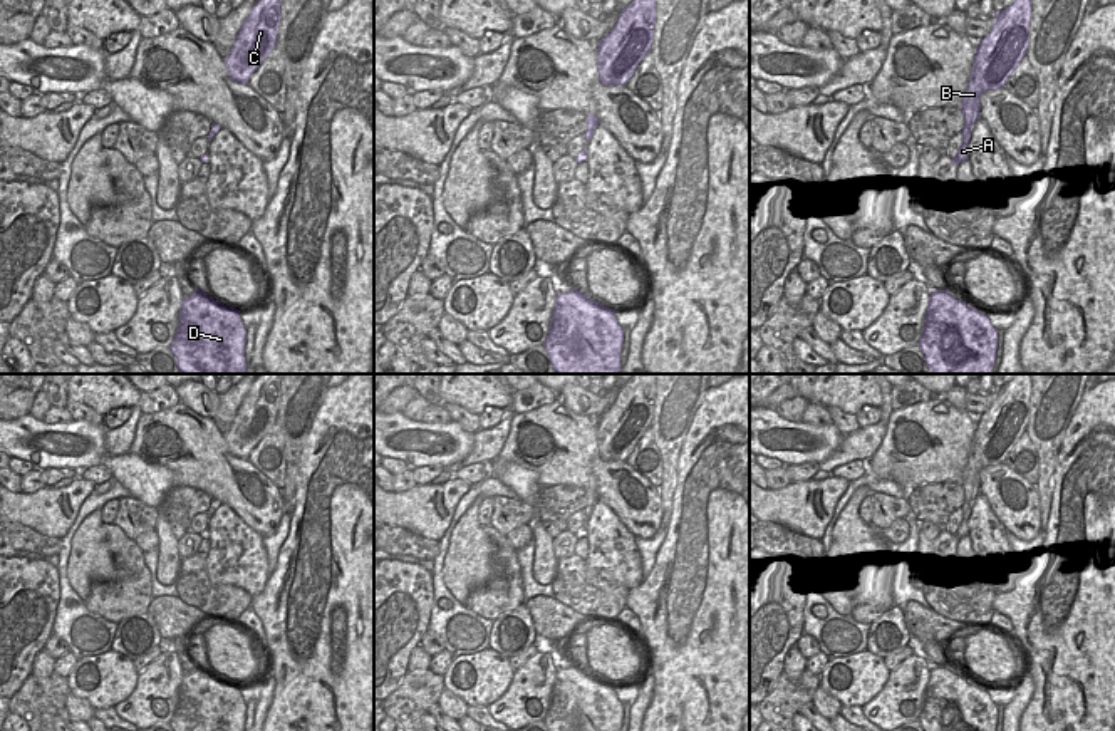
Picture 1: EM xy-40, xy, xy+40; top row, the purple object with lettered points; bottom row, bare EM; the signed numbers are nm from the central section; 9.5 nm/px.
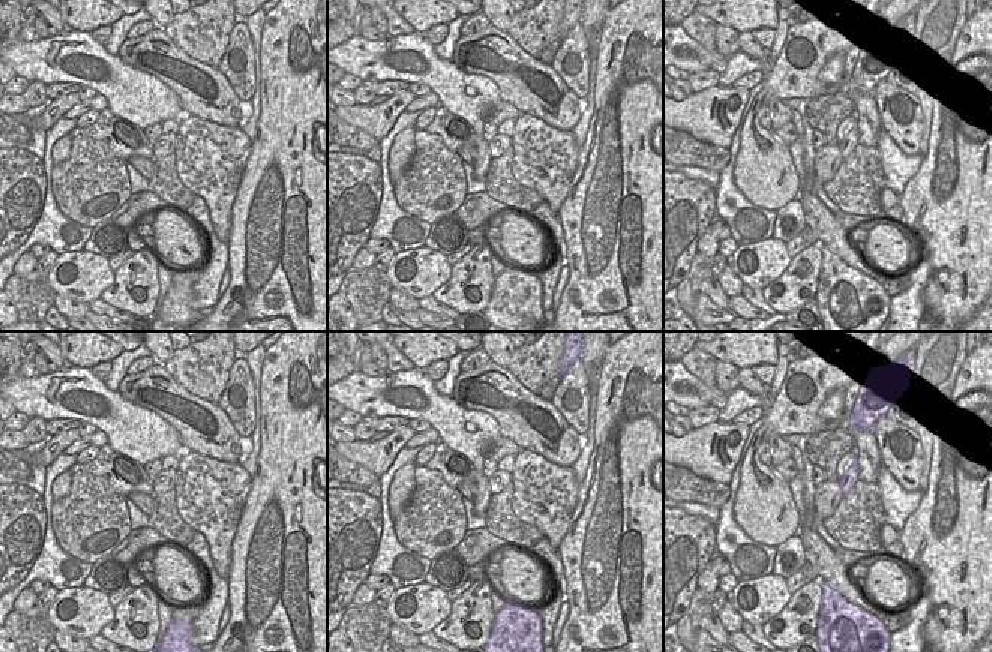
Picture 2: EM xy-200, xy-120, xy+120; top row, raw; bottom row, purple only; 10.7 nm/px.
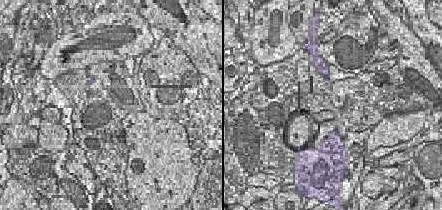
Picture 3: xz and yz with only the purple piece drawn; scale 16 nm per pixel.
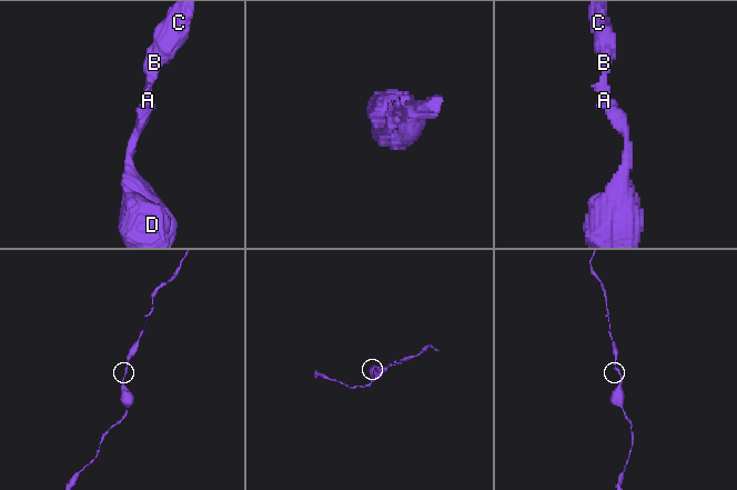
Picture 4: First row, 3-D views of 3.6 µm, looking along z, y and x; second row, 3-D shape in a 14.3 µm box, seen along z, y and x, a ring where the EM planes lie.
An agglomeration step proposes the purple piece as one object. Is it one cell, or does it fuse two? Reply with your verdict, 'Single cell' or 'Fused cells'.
Single cell

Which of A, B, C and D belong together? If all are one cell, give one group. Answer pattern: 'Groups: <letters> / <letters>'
Groups: A B C D

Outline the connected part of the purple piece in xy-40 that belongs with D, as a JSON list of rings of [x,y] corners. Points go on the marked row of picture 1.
[[[196,288],[183,298],[169,350],[183,374],[245,374],[245,342],[240,310]]]

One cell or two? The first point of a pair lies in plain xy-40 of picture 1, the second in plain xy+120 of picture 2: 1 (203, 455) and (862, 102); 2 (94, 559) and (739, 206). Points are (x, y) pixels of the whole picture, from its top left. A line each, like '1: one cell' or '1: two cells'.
1: two cells
2: two cells

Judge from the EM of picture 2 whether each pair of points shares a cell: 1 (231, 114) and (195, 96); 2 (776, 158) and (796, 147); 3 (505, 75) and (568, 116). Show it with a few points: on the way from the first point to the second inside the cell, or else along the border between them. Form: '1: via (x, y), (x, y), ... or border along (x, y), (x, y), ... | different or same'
1: via (222, 108), (209, 107), (204, 102) | same
2: border along (788, 147), (799, 185) | different
3: via (520, 87), (547, 114), (553, 116) | same

